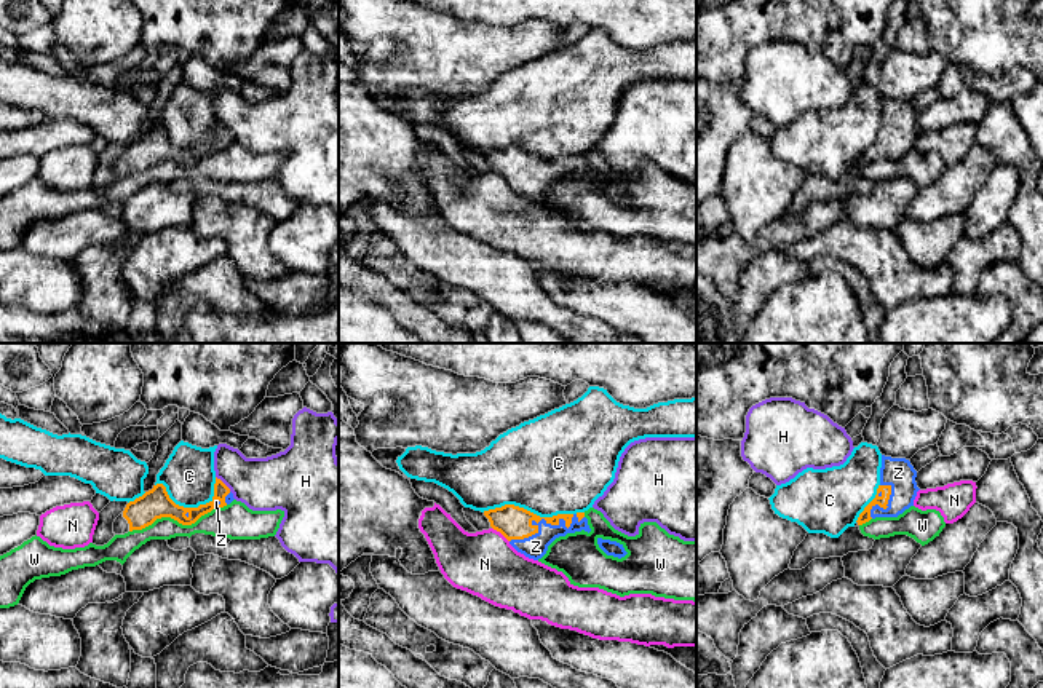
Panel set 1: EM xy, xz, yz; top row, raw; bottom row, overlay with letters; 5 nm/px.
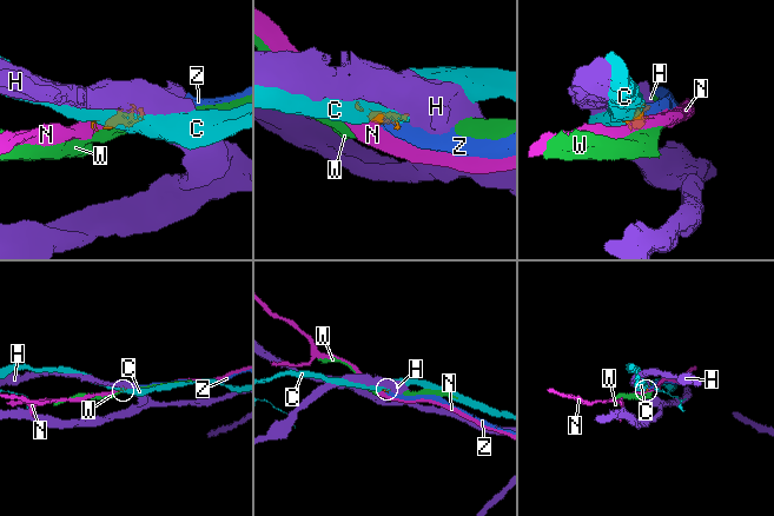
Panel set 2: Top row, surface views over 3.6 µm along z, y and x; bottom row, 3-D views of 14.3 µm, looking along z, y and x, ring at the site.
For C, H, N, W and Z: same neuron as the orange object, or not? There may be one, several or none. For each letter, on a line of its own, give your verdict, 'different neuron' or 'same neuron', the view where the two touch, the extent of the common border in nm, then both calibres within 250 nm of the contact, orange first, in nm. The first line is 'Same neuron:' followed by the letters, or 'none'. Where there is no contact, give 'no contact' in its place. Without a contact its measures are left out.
Same neuron: Z
C: different neuron; contact in xz; length 460 nm; calibres 170 and 480 nm
H: different neuron; contact in xy; length 110 nm; calibres 80 and 280 nm
N: different neuron; contact in xz; length 120 nm; calibres 170 and 320 nm
W: different neuron; contact in xy; length 500 nm; calibres 150 and 160 nm
Z: same neuron; contact in xz; length 400 nm; calibres 170 and 120 nm

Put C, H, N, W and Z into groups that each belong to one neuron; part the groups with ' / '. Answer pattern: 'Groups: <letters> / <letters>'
Groups: C / H / N / W / Z

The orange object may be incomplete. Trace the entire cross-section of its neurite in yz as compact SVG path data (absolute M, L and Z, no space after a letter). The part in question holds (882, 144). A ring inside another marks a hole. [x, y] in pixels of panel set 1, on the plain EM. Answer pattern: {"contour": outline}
{"contour": "M882 97L880 128L875 140L859 156L855 169L875 160L898 160L914 148L917 134L917 113L906 101Z"}

